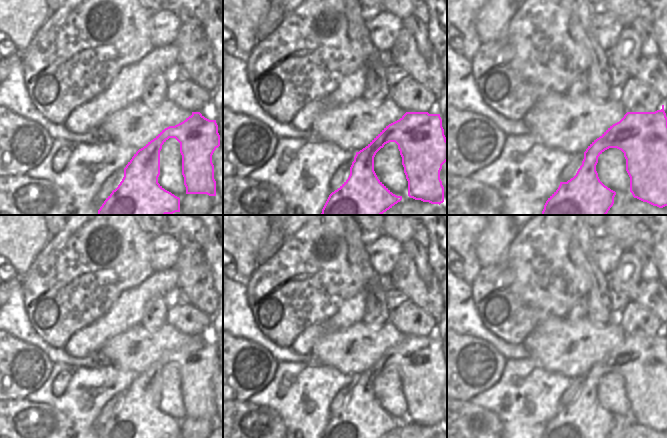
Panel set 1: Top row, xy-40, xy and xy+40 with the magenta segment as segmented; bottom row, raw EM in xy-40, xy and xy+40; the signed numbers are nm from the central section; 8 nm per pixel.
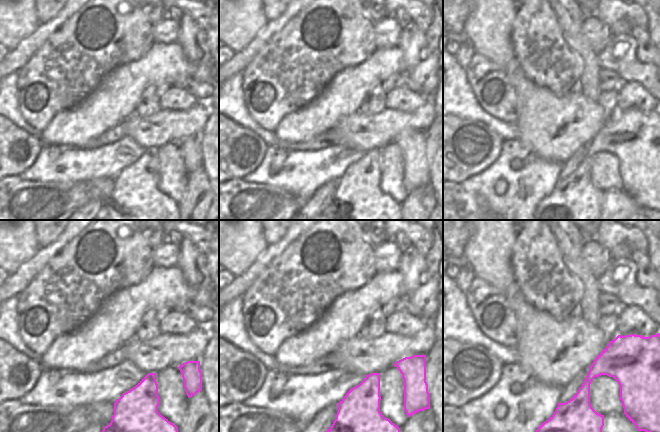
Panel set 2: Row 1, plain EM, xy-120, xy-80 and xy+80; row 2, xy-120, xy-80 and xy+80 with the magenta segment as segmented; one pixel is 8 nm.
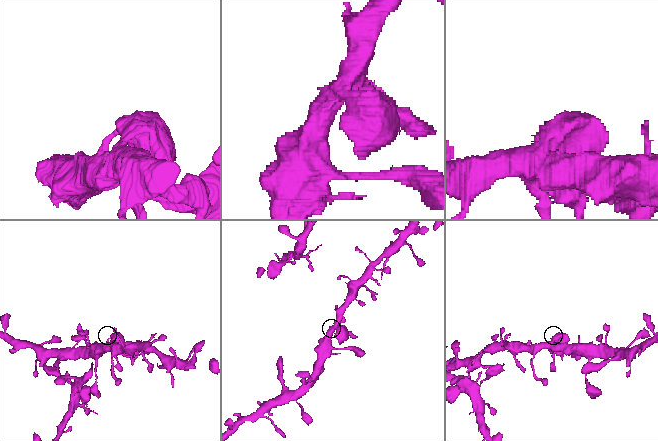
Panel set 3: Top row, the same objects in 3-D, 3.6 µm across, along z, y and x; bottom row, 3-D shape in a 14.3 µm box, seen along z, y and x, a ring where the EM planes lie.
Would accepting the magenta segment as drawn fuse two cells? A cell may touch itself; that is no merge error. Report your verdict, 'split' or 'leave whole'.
leave whole

